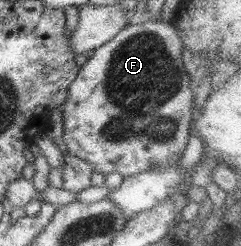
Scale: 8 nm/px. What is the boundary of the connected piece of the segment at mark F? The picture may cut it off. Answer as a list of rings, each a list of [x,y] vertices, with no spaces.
[[[144,18],[142,23],[136,25],[126,23],[112,39],[93,50],[92,56],[79,68],[77,76],[70,82],[63,104],[60,105],[62,107],[62,120],[64,121],[62,140],[66,144],[67,153],[86,162],[90,166],[92,173],[104,175],[117,173],[122,177],[150,171],[162,172],[168,166],[178,165],[178,161],[182,158],[182,151],[184,151],[188,141],[189,123],[191,123],[192,116],[194,116],[194,110],[192,109],[194,85],[184,69],[182,51],[183,44],[172,22],[154,21],[148,18]]]

